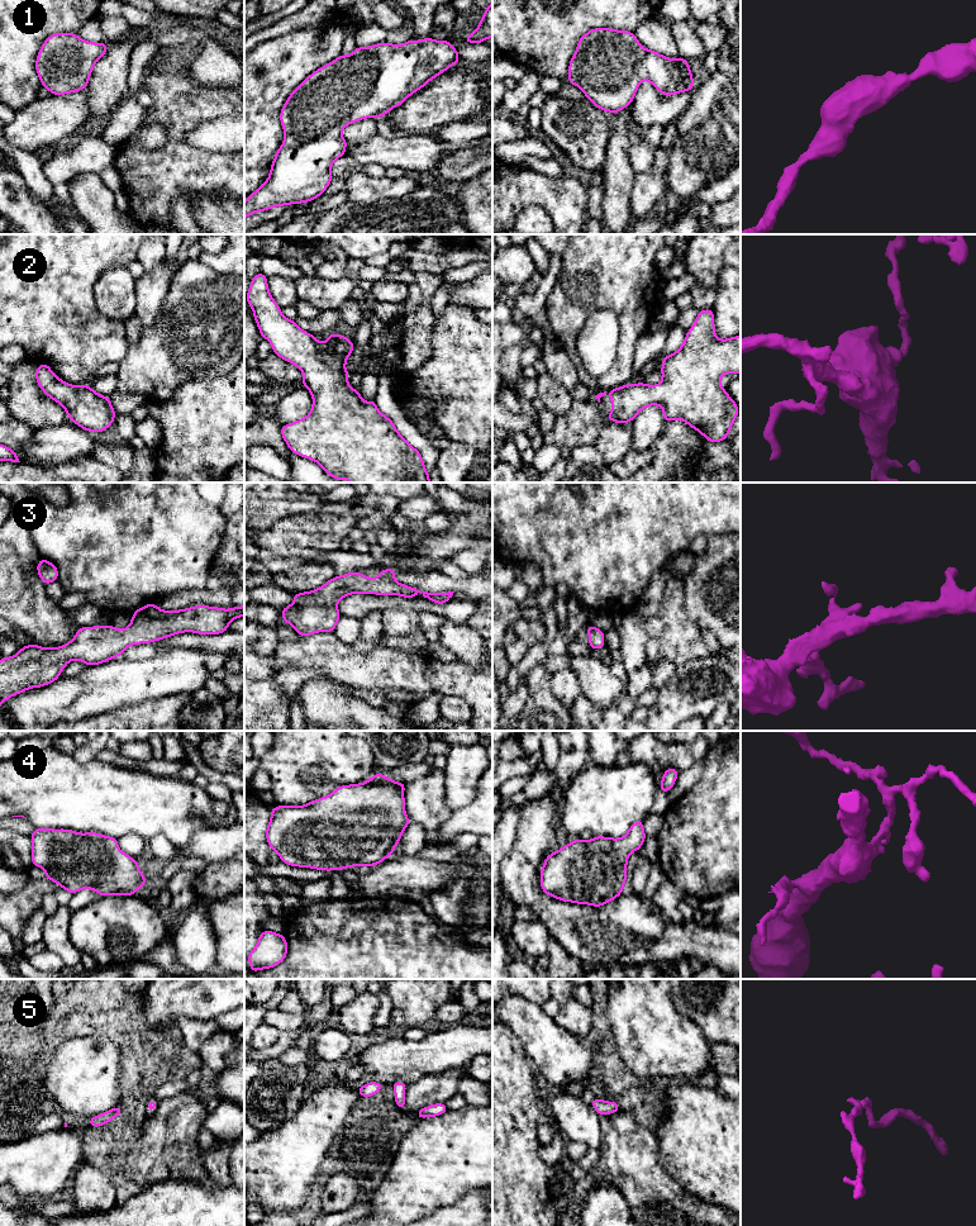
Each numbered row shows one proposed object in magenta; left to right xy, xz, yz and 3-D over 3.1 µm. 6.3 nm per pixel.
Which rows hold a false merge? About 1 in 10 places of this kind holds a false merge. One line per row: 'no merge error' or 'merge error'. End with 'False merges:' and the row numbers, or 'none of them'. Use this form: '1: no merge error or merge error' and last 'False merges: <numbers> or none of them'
1: no merge error
2: no merge error
3: no merge error
4: no merge error
5: merge error
False merges: 5

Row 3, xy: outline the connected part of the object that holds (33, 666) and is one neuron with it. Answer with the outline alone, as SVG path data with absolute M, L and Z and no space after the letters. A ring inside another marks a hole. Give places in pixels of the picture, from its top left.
M151 603L134 610L124 631L113 626L80 627L72 641L61 647L44 648L30 643L14 656L0 660L0 708L8 698L57 680L71 660L92 666L122 656L130 645L154 642L182 632L219 635L228 631L229 623L238 617L244 617L244 605L162 610Z

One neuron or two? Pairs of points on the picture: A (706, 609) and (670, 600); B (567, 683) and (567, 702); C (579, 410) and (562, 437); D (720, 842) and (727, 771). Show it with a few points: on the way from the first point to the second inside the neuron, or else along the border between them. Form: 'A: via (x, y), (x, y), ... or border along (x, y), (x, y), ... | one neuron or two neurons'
A: border along (682, 580), (686, 616), (700, 630) | two neurons
B: via (567, 688), (567, 697) | one neuron
C: via (579, 417), (579, 421), (569, 431) | one neuron
D: via (727, 825), (727, 789) | one neuron

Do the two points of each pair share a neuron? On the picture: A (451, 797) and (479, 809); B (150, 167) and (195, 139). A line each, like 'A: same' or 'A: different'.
A: different
B: different

